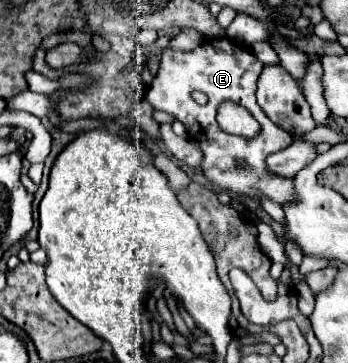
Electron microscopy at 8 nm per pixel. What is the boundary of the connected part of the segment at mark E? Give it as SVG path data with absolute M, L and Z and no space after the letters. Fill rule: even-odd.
M216 38L216 40L204 40L196 50L190 52L176 52L170 48L162 50L162 60L156 78L152 80L152 86L148 90L148 102L152 104L154 110L168 112L174 116L174 120L182 122L190 134L192 140L200 144L202 150L202 162L200 170L202 174L216 184L218 188L234 194L248 196L256 202L262 198L270 198L272 202L286 206L288 202L296 200L296 190L294 190L294 178L284 178L284 176L274 176L268 168L264 158L270 152L280 152L292 144L292 136L276 126L256 104L256 80L262 72L262 62L254 56L254 52L248 46L236 44L228 38ZM202 90L208 96L208 102L204 106L198 106L192 100L192 92ZM232 100L240 106L244 106L262 126L260 136L256 138L244 138L244 136L234 136L226 134L220 130L216 122L216 108L220 102ZM242 160L246 162L246 168L238 168L236 162Z

